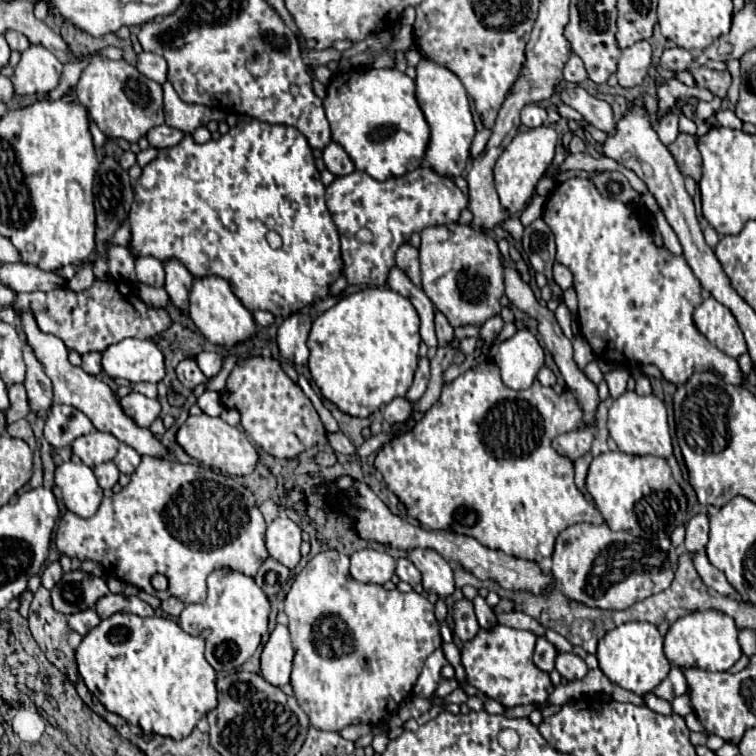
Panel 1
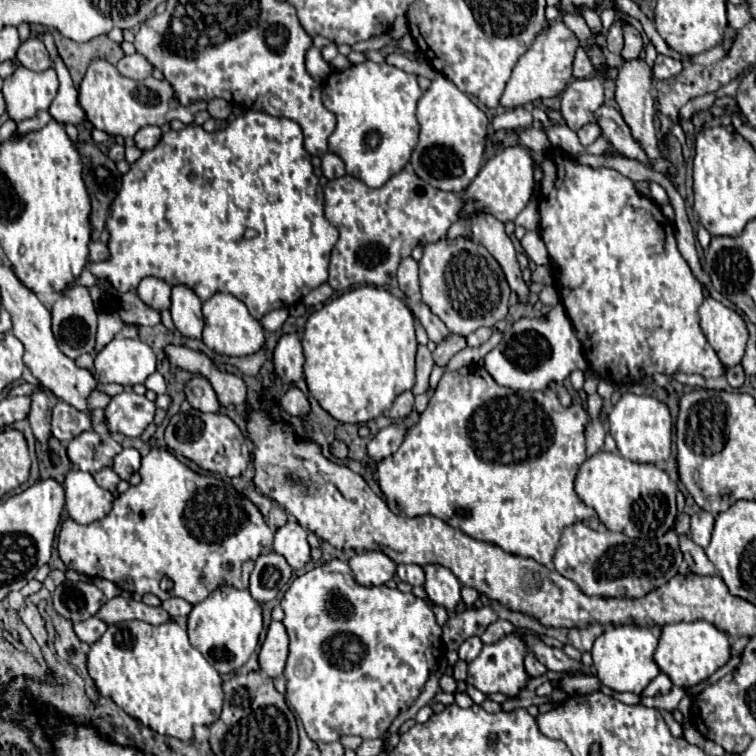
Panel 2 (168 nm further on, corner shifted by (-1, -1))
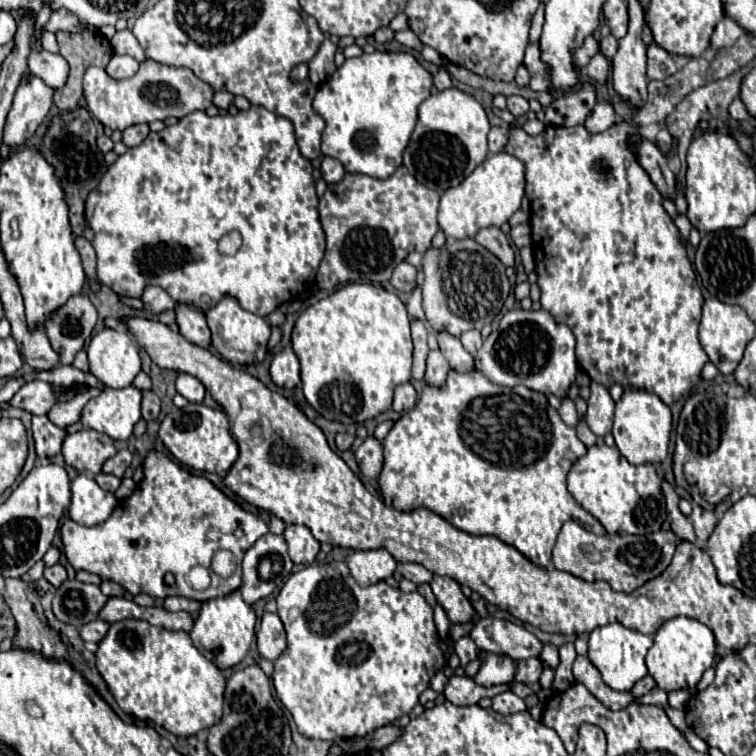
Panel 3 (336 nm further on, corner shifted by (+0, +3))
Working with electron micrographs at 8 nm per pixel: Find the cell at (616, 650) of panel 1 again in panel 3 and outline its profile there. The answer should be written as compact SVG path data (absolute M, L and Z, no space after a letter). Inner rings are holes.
M607 624L599 626L589 634L589 660L591 664L601 672L603 682L611 690L631 690L635 682L639 682L643 676L647 676L647 666L645 666L645 654L651 648L653 638L645 636L637 630L629 630L623 624Z

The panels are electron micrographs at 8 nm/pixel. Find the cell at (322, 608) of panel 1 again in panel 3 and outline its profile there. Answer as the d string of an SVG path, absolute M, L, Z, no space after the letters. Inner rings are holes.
M345 562L311 564L311 566L305 566L303 570L299 570L299 572L291 574L289 580L285 582L285 586L277 594L277 614L283 620L283 626L285 626L285 632L287 632L287 650L273 662L275 664L273 686L275 686L275 694L279 696L283 706L291 712L299 734L307 736L307 738L333 742L335 738L365 736L365 734L373 732L375 728L381 728L385 724L395 722L395 718L399 720L403 714L409 714L413 710L413 706L419 700L419 694L429 688L431 676L437 674L443 668L443 654L447 650L447 644L437 634L437 628L435 628L435 622L433 622L433 608L425 602L425 598L419 592L405 594L399 588L387 586L385 582L377 582L373 586L361 588L355 582L355 578L351 576L351 572L349 572Z

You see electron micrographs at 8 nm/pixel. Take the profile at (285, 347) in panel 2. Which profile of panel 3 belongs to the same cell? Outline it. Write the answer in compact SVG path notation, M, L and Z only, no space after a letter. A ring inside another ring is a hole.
M285 348L271 358L271 380L279 388L295 388L299 380L299 360L293 348Z

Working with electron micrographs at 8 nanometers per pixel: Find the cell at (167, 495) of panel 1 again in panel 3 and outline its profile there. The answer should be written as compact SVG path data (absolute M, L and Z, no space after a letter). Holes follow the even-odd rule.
M151 450L147 454L143 462L143 474L145 476L137 490L127 500L119 502L109 520L105 520L103 524L89 528L67 520L61 526L63 546L71 566L75 570L97 574L103 580L113 580L133 596L169 596L169 588L163 582L165 572L173 572L177 580L173 594L199 602L237 590L241 586L243 554L257 538L269 532L267 524L259 516L245 512L237 502L229 500L207 478L187 472L157 450ZM211 528L219 532L217 540L207 538L207 532ZM217 550L229 550L237 560L237 570L229 578L221 578L211 570L211 558ZM193 566L203 566L211 574L211 584L203 592L193 590L185 580L187 572Z

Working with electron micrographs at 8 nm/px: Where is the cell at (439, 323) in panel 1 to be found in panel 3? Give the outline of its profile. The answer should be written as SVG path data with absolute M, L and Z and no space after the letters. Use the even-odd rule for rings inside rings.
M431 350L427 356L427 370L425 370L425 382L431 386L441 388L447 380L447 372L449 372L449 364L445 360L445 356L441 354L441 350Z

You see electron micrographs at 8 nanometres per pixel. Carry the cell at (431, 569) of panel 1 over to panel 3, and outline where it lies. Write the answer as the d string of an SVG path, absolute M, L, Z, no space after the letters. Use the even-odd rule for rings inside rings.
M435 576L431 582L431 588L433 588L433 594L437 596L437 602L445 608L453 624L469 624L477 620L477 612L473 604L467 600L467 596L461 592L461 586L453 578Z

